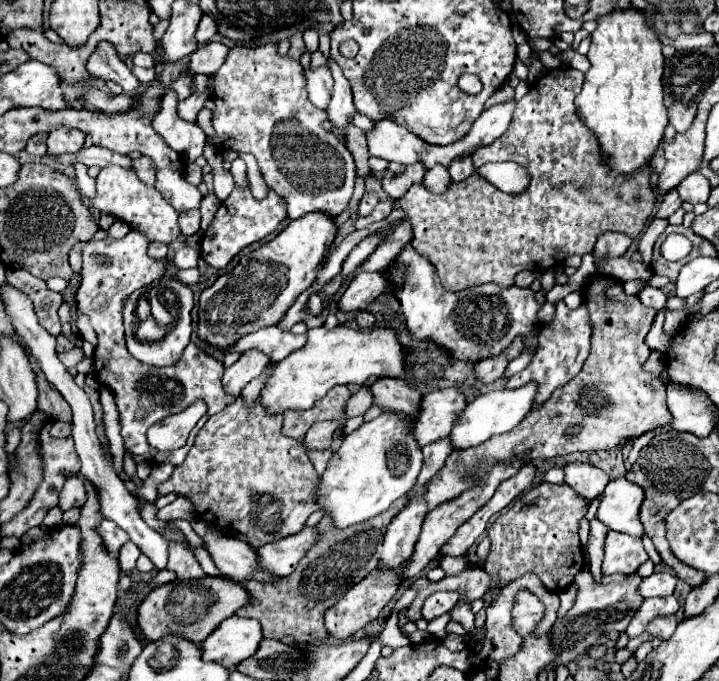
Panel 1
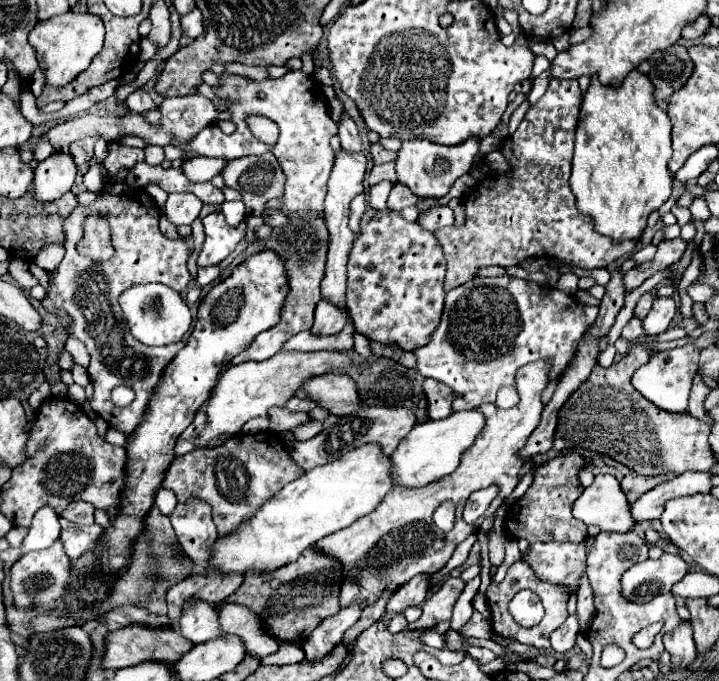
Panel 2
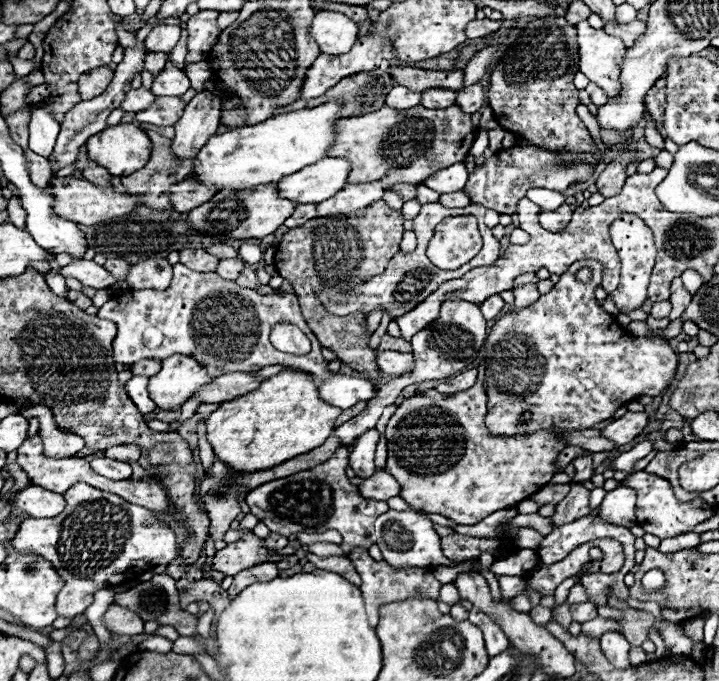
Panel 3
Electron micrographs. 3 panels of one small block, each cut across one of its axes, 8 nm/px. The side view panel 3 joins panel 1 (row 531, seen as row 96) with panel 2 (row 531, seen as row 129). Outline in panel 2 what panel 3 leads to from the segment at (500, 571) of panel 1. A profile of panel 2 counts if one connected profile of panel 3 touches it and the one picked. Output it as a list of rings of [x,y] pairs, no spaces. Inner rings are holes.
[[[572,451],[570,453],[552,458],[542,468],[534,470],[534,482],[528,492],[516,500],[504,520],[506,534],[514,540],[528,540],[528,542],[572,542],[580,544],[586,540],[587,526],[572,516],[572,504],[580,496],[578,484],[578,470],[582,468],[582,458]]]

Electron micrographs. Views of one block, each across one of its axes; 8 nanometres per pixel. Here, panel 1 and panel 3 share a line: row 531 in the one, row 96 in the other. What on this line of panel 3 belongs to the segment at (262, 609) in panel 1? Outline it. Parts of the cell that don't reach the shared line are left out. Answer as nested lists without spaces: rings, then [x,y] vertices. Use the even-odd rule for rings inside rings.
[[[382,70],[360,72],[360,74],[352,74],[348,78],[342,78],[326,94],[322,94],[314,100],[308,100],[308,108],[314,108],[318,104],[340,98],[340,100],[344,100],[342,118],[362,116],[362,114],[380,110],[386,102],[386,94],[392,88],[394,88],[394,80],[388,72],[382,72]]]

